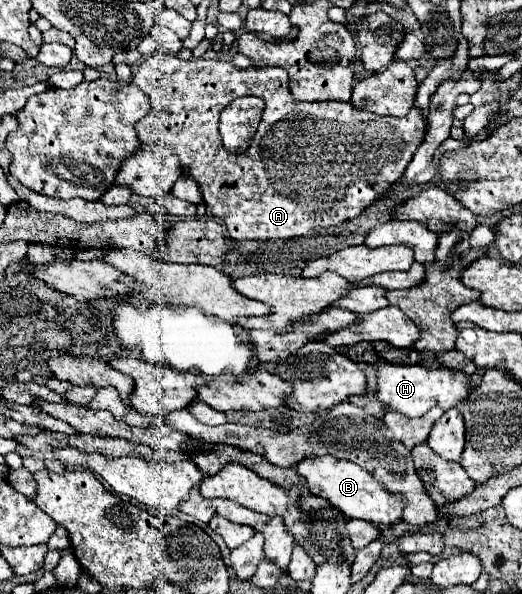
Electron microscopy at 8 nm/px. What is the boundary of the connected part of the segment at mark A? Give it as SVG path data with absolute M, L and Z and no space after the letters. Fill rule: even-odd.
M154 52L150 54L140 66L138 66L138 72L134 74L132 82L130 84L136 84L142 92L146 92L152 100L152 110L146 118L142 118L138 124L136 124L136 132L138 132L138 138L140 142L148 144L148 142L162 142L162 144L168 144L178 160L180 160L180 170L184 176L192 176L202 192L202 200L204 200L204 206L206 206L206 214L210 216L216 216L220 220L224 220L226 228L228 228L228 234L230 238L234 240L276 240L276 238L296 238L296 236L306 236L314 230L320 230L320 228L330 228L330 226L340 226L342 222L348 222L348 220L354 220L364 208L368 208L374 200L378 200L384 190L388 190L392 184L396 184L402 174L406 172L406 166L410 164L416 148L420 146L422 138L424 138L424 128L426 128L426 122L424 122L424 116L420 116L420 108L412 108L404 118L396 118L396 116L378 116L378 114L372 114L372 112L366 112L366 110L356 110L352 108L348 102L300 102L296 98L292 98L290 90L288 90L288 74L286 70L282 68L236 68L232 62L220 62L220 60L202 60L202 58L192 58L192 60L180 60L176 54L170 54L170 52ZM246 95L260 96L264 102L266 102L266 108L264 108L264 116L262 116L262 122L258 126L258 132L254 134L252 142L250 142L250 148L244 152L244 154L230 154L224 150L222 142L220 142L220 134L218 134L218 118L220 118L220 112L238 97ZM372 186L382 186L380 192L372 192Z

